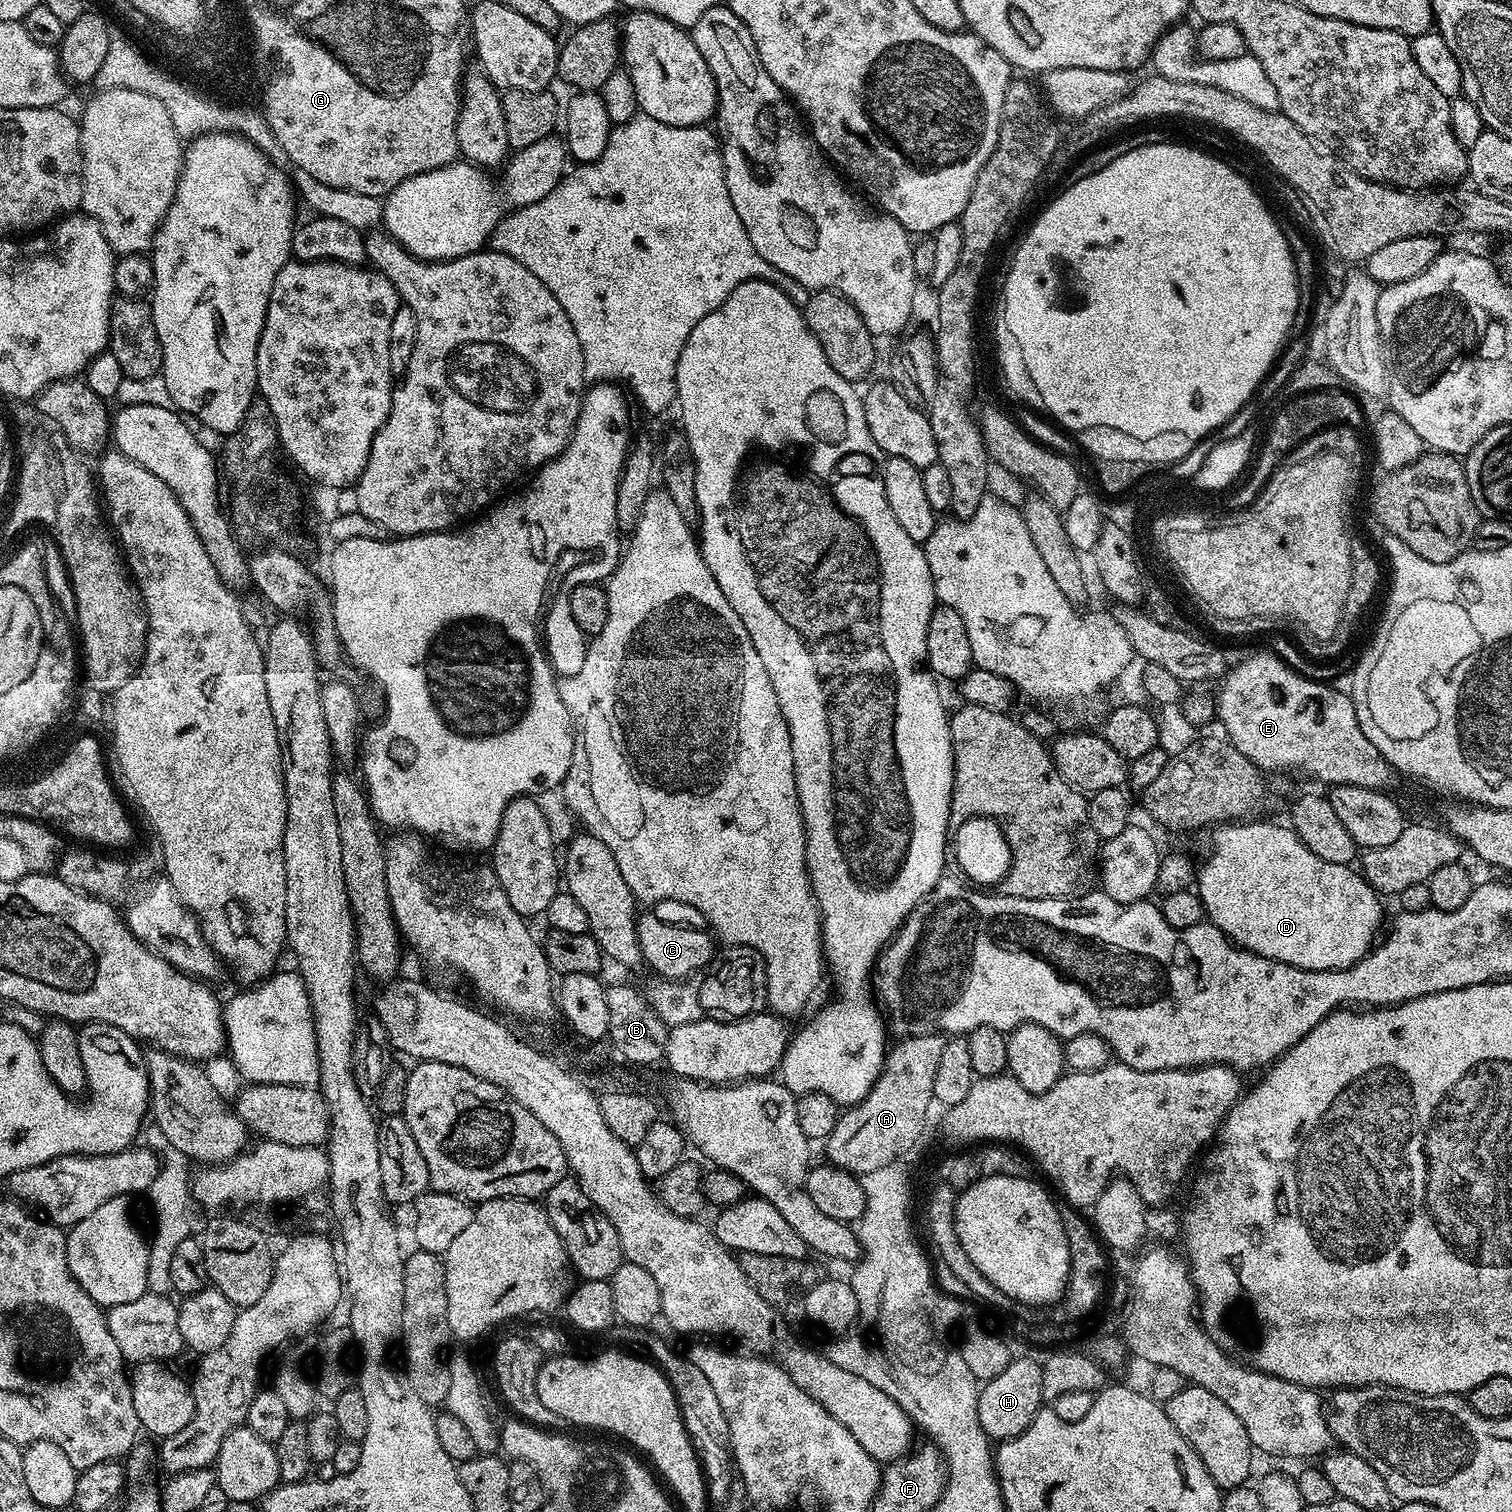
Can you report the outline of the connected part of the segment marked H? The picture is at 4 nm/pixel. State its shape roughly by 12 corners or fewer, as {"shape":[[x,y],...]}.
{"shape":[[1014,1358],[980,1389],[989,1441],[1012,1440],[1045,1403],[1039,1359]]}

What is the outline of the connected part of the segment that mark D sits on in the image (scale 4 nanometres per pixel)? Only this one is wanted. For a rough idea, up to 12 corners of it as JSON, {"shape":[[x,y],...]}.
{"shape":[[1228,822],[1194,876],[1238,948],[1354,966],[1384,908],[1291,827]]}

